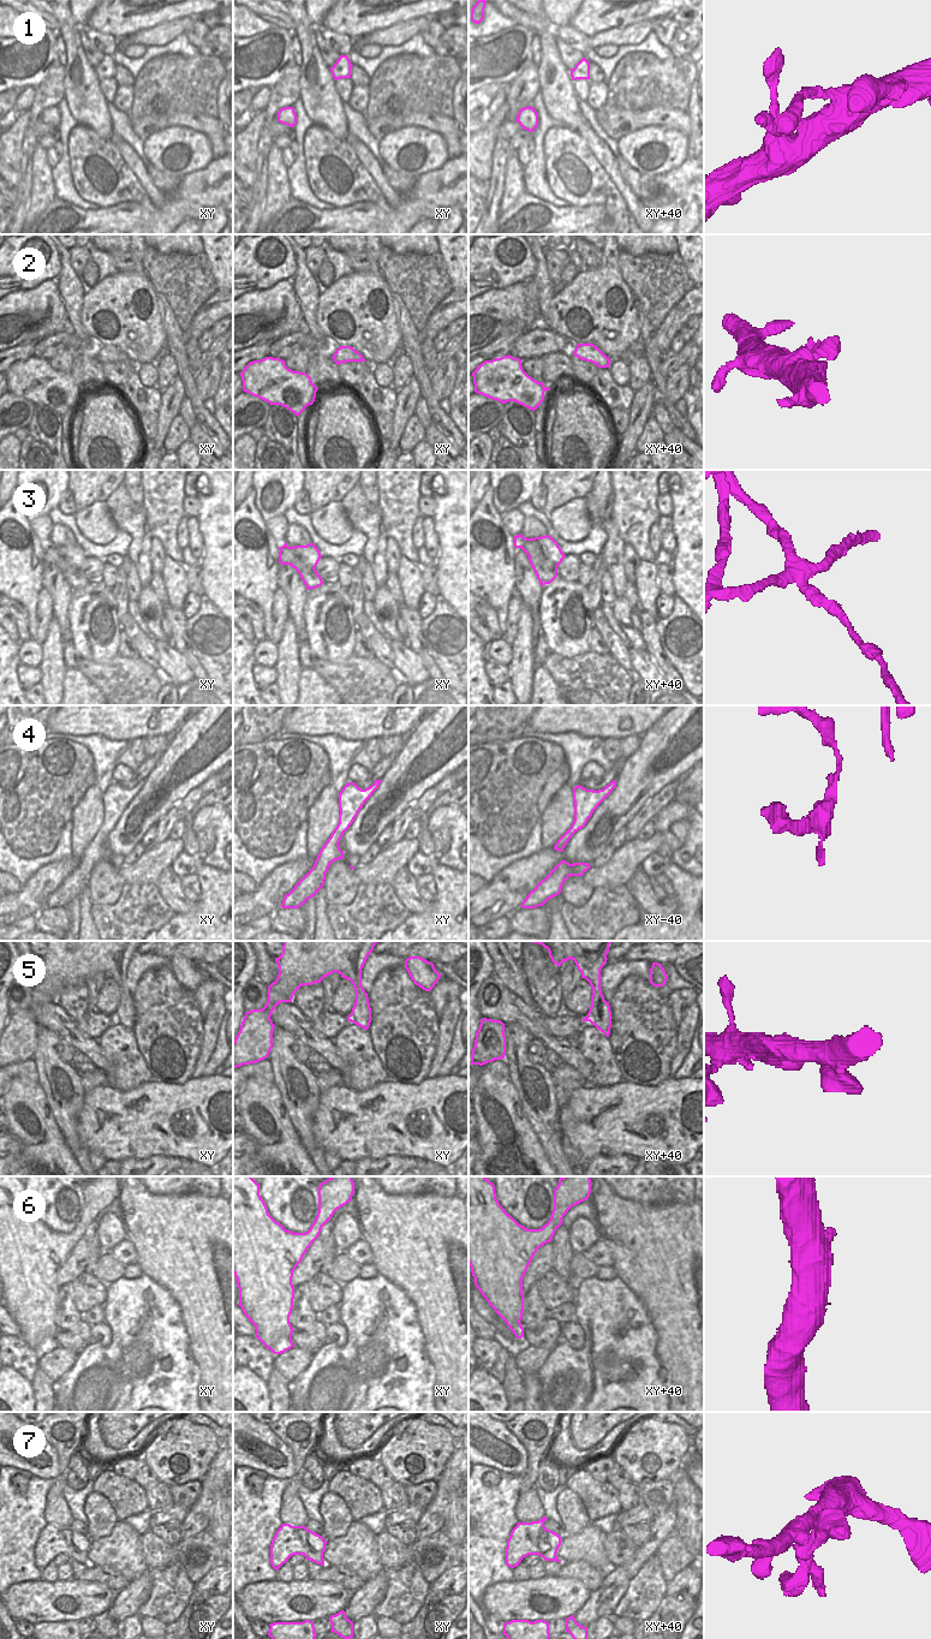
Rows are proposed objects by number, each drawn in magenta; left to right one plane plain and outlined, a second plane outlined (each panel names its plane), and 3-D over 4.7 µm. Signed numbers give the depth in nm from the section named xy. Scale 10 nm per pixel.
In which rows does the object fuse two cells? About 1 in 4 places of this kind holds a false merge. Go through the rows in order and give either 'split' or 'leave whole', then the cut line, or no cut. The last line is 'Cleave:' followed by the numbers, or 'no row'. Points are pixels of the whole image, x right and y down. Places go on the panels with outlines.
1: leave whole | no cut
2: leave whole | no cut
3: split | xy+40 (533, 538), (541, 547), (544, 556), (556, 567)
4: leave whole | no cut
5: leave whole | no cut
6: leave whole | no cut
7: leave whole | no cut
Cleave: 3

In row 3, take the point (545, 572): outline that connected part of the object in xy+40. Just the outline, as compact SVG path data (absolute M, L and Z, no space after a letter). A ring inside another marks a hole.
M521 534L514 536L514 547L521 548L530 555L529 561L536 572L541 585L550 584L557 577L557 567L547 560L541 544L535 538L526 538Z

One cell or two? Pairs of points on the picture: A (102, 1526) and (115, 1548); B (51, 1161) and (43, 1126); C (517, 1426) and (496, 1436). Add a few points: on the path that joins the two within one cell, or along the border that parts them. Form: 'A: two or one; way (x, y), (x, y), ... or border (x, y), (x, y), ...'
A: two; border (118, 1521), (107, 1535), (91, 1542)
B: one; way (46, 1152), (46, 1134)
C: two; border (505, 1424), (526, 1453)

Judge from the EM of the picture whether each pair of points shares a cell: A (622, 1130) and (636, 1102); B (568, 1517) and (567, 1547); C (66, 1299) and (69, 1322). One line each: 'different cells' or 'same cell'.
A: same cell
B: different cells
C: same cell

